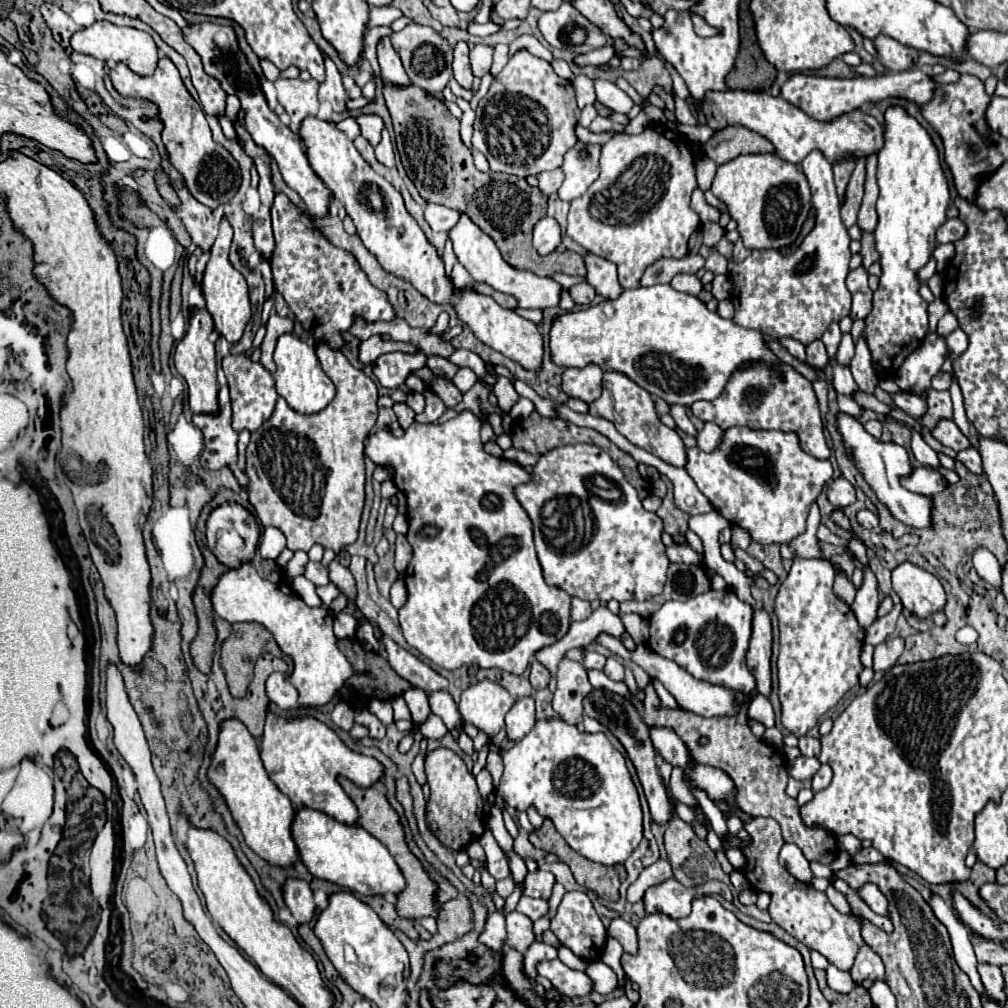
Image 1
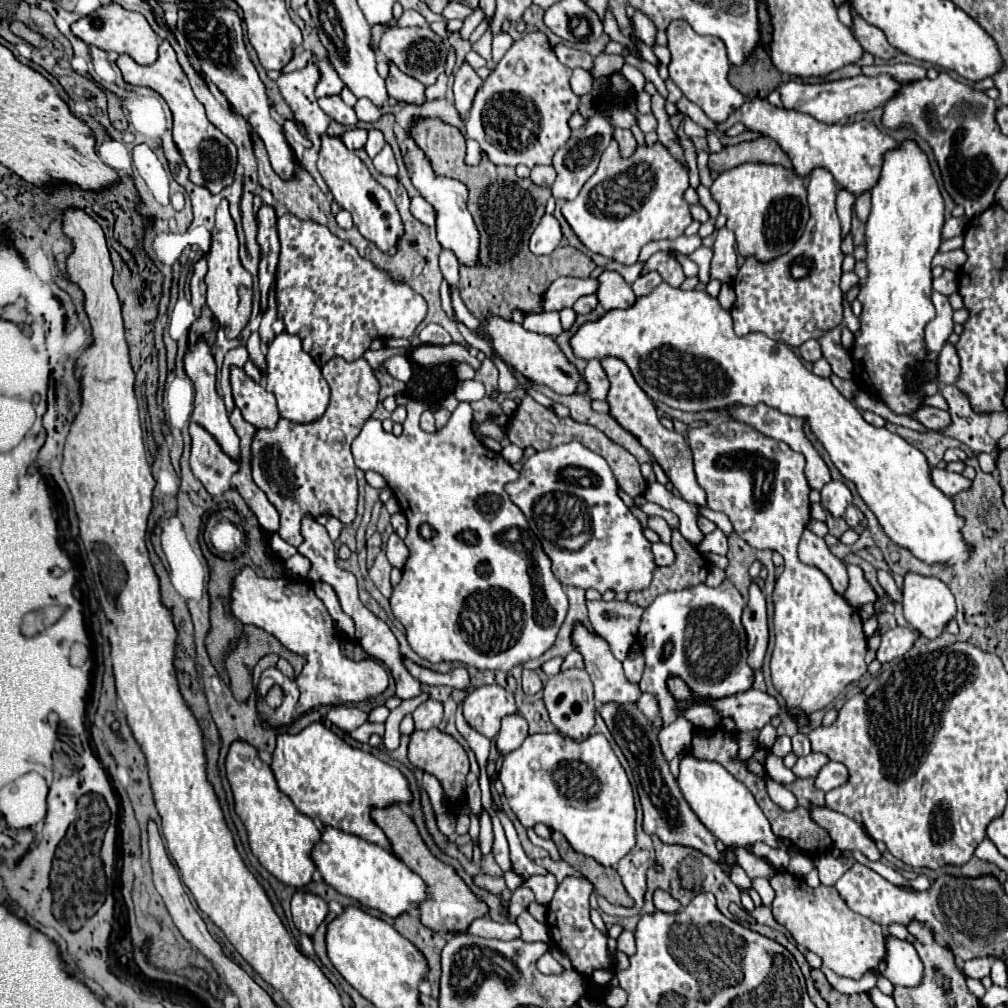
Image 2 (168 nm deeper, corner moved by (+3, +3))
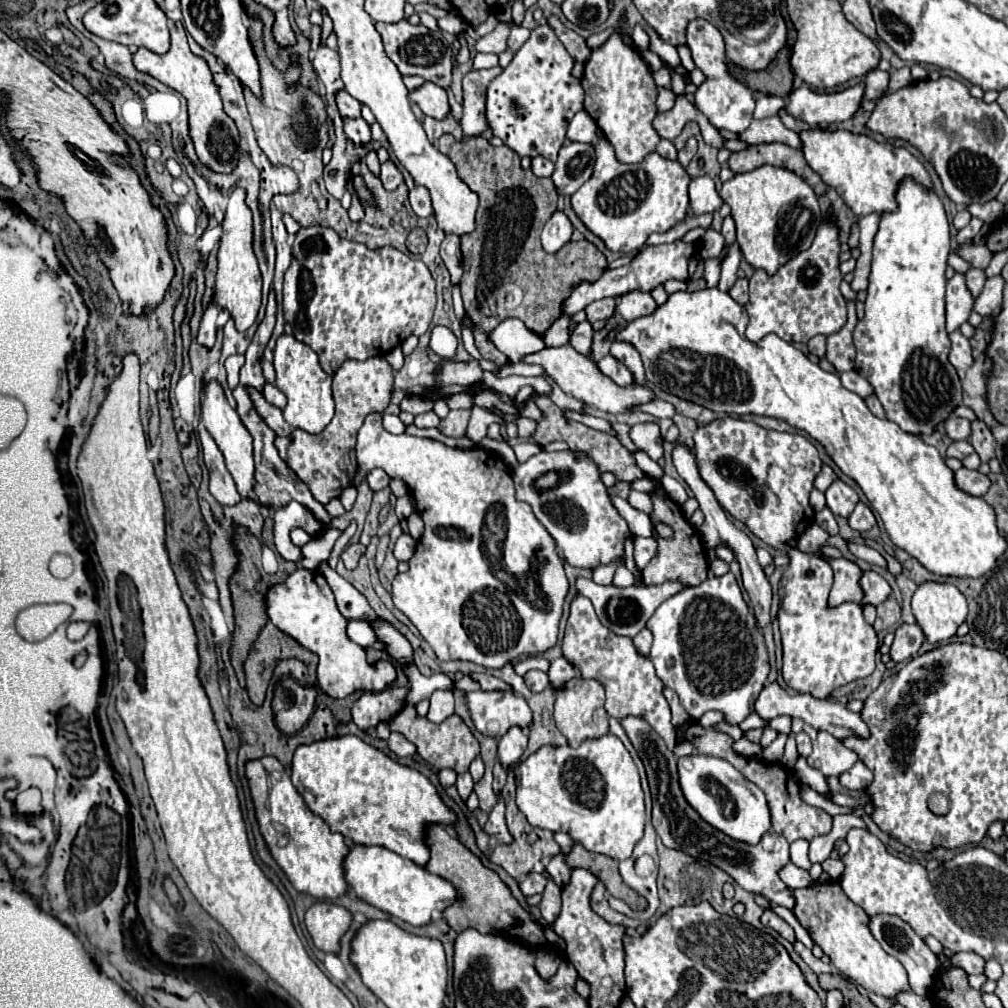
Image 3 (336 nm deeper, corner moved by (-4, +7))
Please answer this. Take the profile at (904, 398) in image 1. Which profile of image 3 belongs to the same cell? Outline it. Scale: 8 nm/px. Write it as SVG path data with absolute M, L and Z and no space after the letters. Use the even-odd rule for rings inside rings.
M947 417L947 421L943 421L943 427L947 431L947 435L953 439L953 441L967 441L969 435L971 435L971 425L967 419L961 419L961 417Z

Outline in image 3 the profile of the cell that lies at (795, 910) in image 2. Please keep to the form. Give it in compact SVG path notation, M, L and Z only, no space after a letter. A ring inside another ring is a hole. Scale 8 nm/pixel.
M817 881L809 887L795 889L793 895L795 895L795 907L793 907L795 917L845 977L889 999L895 999L897 991L909 991L907 973L903 965L899 963L899 959L885 953L879 941L871 937L871 929L869 929L871 917L843 893L837 881L827 881L827 883Z

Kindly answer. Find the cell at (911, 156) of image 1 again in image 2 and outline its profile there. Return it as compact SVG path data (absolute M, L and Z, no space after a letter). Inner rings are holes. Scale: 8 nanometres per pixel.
M904 141L898 149L886 153L884 157L884 167L882 167L882 175L880 175L880 181L878 185L872 189L872 211L870 211L870 217L866 221L866 251L868 251L868 257L866 257L866 267L868 267L868 277L858 293L858 301L862 303L862 313L860 313L860 335L854 337L854 343L852 343L852 359L854 359L854 381L858 383L858 387L862 387L864 391L872 393L874 397L882 399L890 411L894 411L896 415L908 415L908 417L914 417L916 411L920 407L924 407L924 399L930 397L930 395L936 395L940 393L940 387L938 387L938 363L934 361L926 361L926 341L924 341L924 327L928 325L928 321L932 321L932 317L936 317L936 311L934 311L934 305L930 301L930 295L932 295L932 259L934 255L938 253L940 249L940 243L942 243L942 225L944 225L944 201L942 201L942 195L940 195L940 189L938 189L938 183L932 175L932 169L930 169L930 163L928 163L928 157L922 153L922 149L914 143L914 141Z

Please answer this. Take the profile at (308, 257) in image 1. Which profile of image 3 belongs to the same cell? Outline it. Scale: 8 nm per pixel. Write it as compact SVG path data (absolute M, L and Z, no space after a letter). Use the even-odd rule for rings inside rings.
M323 225L301 227L297 231L295 243L293 243L293 261L285 273L285 283L283 283L283 313L285 313L285 321L293 327L293 337L303 341L305 345L309 345L319 355L319 361L321 361L321 367L325 373L333 375L341 367L341 363L347 359L361 359L363 361L363 359L369 359L375 355L385 355L395 345L401 345L409 335L417 335L417 337L423 335L431 327L433 311L435 311L435 281L433 281L433 277L431 277L431 273L423 261L411 259L409 255L405 255L393 247L381 247L377 251L371 251L361 243L341 239L331 227L323 227Z

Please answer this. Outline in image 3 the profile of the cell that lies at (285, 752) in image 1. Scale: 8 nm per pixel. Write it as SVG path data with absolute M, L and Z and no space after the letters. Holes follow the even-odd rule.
M355 735L327 737L321 741L313 741L309 745L299 745L291 761L291 781L305 799L307 807L319 817L323 817L323 821L331 827L331 831L339 831L343 837L347 837L347 841L353 843L387 847L397 855L411 859L417 865L425 865L429 859L429 849L423 843L423 827L429 823L455 821L455 813L451 813L445 807L445 803L437 795L437 789L425 775L393 761L391 757L367 745Z

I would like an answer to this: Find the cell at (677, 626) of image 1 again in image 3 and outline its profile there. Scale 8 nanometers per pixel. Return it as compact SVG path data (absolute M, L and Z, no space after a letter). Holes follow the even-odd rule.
M731 571L669 597L647 621L647 629L653 633L649 657L657 677L679 695L693 719L715 709L725 713L725 721L739 725L753 713L753 703L769 675L767 649L763 631L757 627Z

